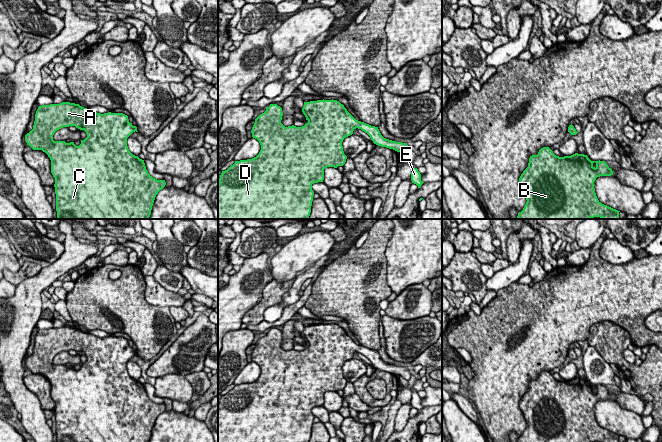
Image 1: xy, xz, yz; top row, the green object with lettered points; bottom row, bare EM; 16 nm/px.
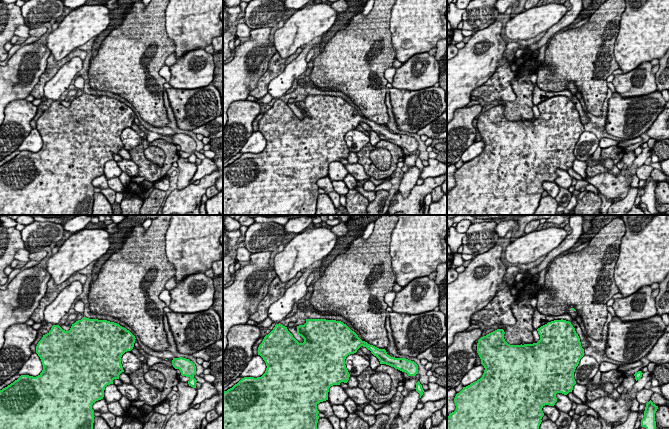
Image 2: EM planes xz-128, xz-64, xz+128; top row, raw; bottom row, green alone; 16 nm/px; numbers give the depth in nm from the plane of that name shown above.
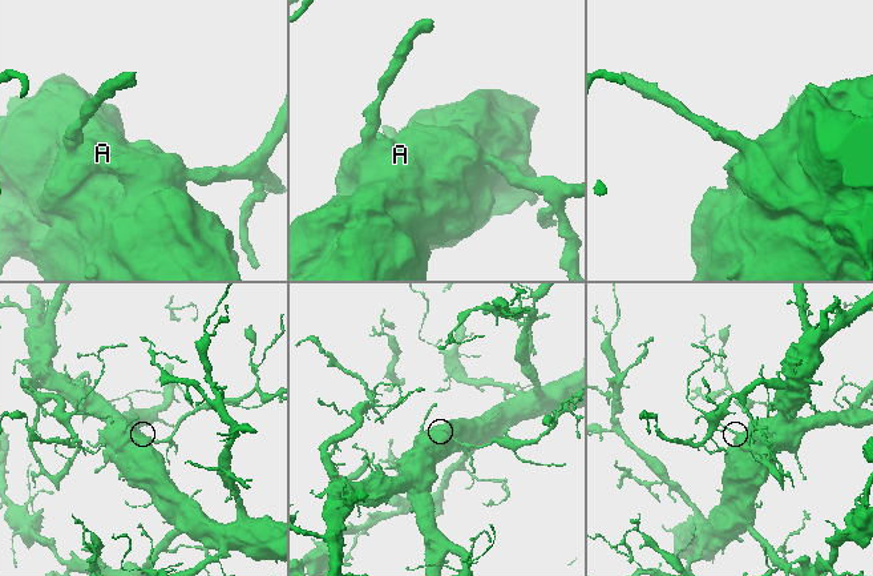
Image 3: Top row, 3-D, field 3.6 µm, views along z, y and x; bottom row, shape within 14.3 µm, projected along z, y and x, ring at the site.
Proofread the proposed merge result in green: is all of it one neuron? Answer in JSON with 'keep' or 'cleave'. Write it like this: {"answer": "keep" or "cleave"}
{"answer": "keep"}

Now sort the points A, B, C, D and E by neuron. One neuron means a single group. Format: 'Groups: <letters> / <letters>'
Groups: A B C D E

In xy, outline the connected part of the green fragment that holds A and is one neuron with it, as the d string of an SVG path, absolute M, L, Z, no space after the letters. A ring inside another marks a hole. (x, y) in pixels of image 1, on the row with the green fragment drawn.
M62 102L60 104L50 104L39 106L36 114L33 129L25 135L25 141L33 150L42 150L45 152L51 160L51 173L55 178L55 194L56 194L56 211L57 219L149 219L151 215L152 206L156 195L160 190L162 190L166 182L165 180L157 180L153 178L147 171L144 160L140 159L138 156L133 155L127 146L127 138L133 133L138 132L137 127L133 126L129 122L128 116L123 113L104 113L100 114L90 109L84 108L79 104ZM75 126L80 130L84 130L87 137L81 140L81 144L76 146L74 142L66 143L65 141L54 141L54 133L63 128Z

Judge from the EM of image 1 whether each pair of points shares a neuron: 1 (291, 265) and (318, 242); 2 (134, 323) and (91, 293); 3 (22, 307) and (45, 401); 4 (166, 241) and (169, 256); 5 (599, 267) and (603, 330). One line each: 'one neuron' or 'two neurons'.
1: one neuron
2: one neuron
3: two neurons
4: one neuron
5: two neurons

